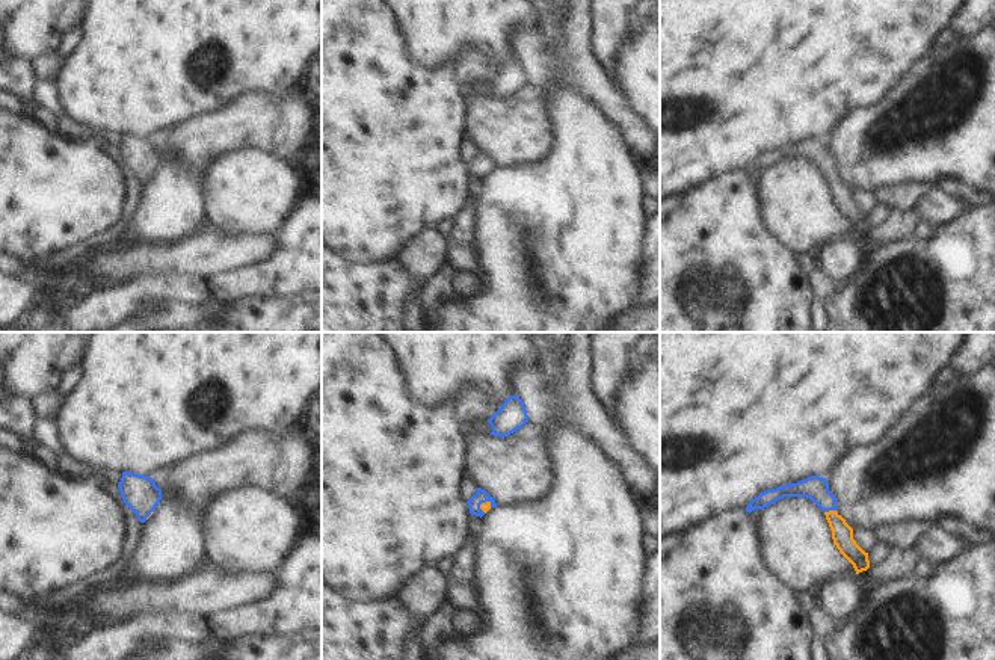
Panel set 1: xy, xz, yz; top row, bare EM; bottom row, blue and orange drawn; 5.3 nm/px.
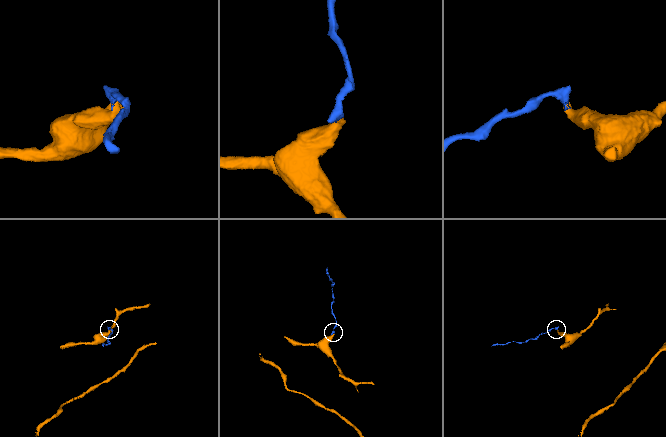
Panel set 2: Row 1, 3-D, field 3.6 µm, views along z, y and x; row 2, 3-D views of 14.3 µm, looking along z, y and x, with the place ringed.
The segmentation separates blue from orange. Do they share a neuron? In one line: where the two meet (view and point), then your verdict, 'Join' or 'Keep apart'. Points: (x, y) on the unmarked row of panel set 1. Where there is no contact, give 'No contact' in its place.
Touches blue at yz (829, 171). Join.

